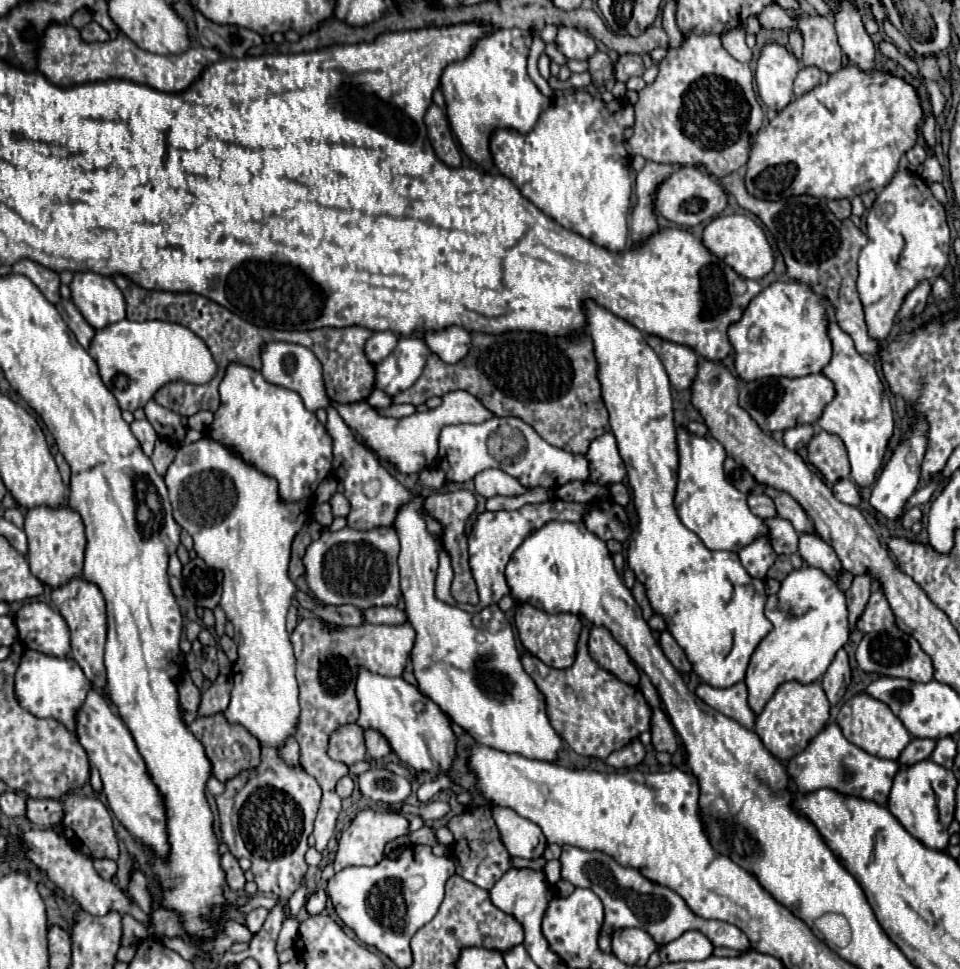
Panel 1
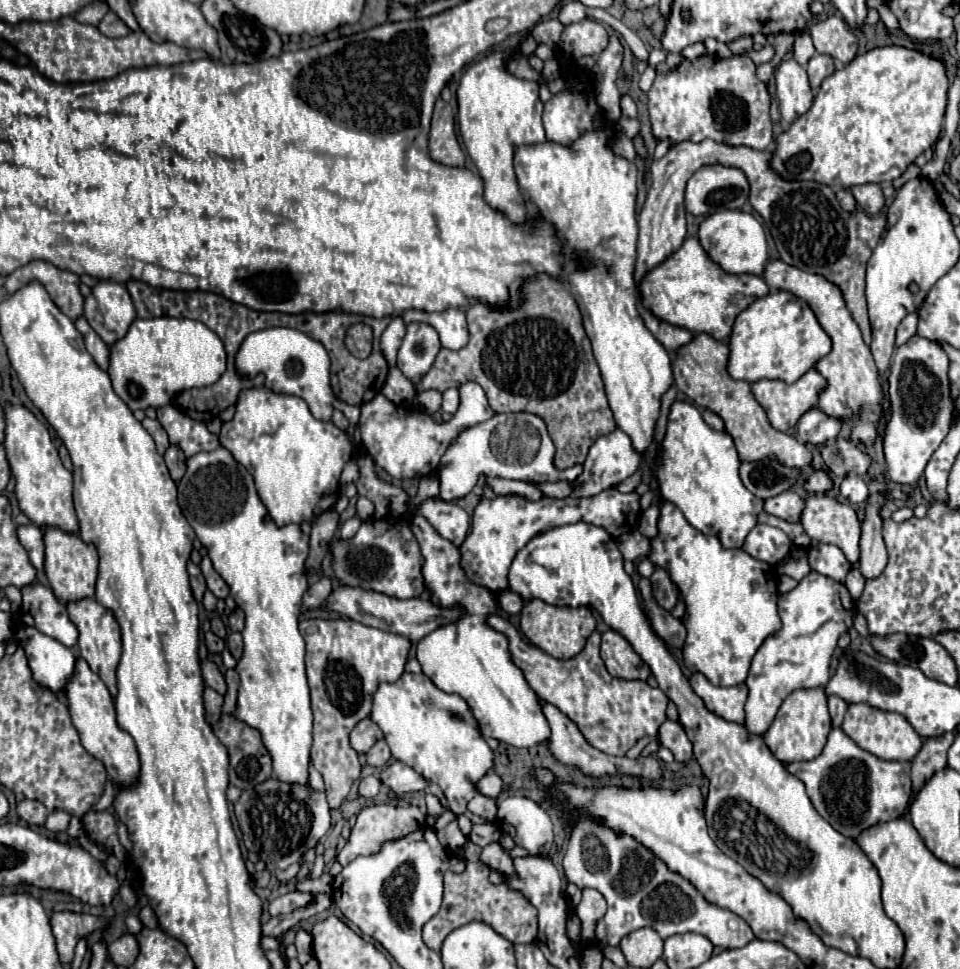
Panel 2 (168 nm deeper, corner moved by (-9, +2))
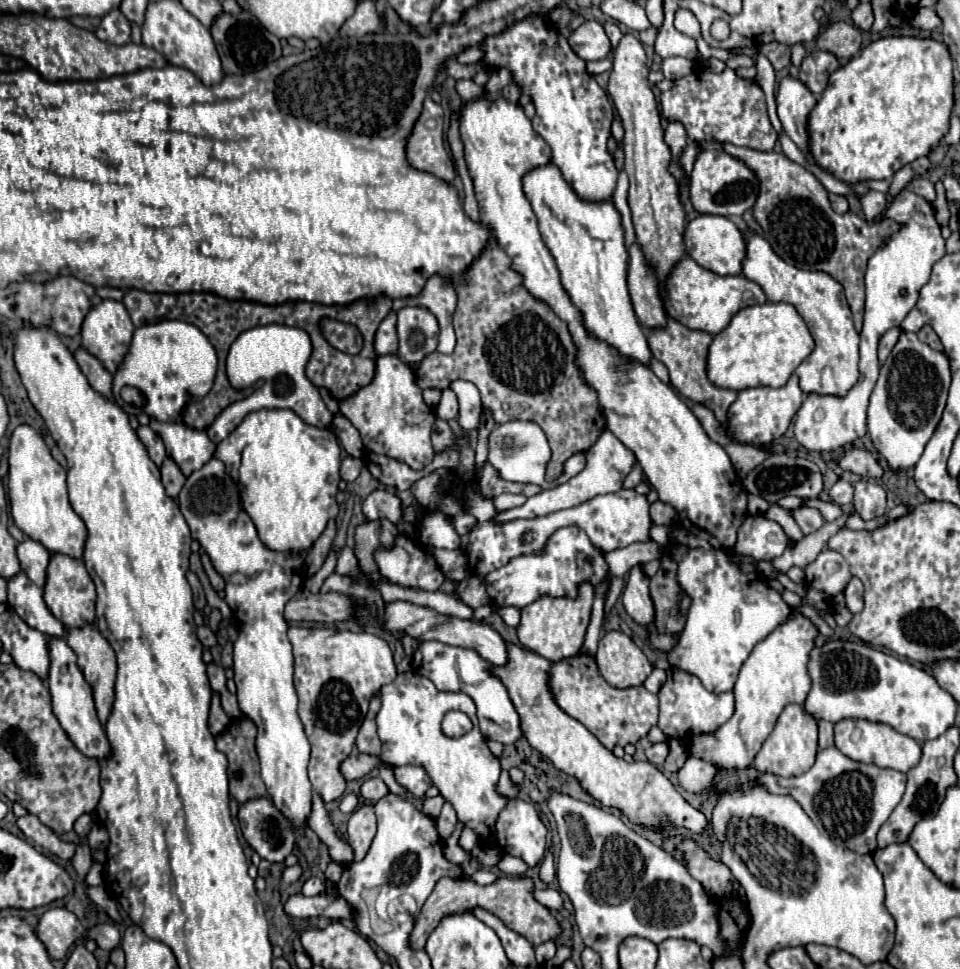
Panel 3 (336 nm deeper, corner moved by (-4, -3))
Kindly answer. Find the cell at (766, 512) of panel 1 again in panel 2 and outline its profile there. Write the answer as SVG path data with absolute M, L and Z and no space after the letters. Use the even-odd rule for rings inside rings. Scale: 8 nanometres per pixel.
M785 491L777 497L765 499L765 511L771 515L777 515L789 523L799 523L803 509L805 509L805 501L793 491Z

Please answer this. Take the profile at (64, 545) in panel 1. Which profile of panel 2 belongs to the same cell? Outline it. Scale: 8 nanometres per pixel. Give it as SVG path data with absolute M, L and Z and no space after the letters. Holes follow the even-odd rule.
M45 527L45 573L55 597L67 605L71 601L81 601L95 595L97 581L97 553L93 545L87 545L79 535L63 533L57 527Z

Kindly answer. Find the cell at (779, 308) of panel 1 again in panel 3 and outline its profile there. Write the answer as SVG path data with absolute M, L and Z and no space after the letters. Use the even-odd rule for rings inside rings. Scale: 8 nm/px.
M756 304L740 310L732 322L714 336L708 350L708 378L720 388L744 390L752 386L780 388L814 350L814 338L792 304Z

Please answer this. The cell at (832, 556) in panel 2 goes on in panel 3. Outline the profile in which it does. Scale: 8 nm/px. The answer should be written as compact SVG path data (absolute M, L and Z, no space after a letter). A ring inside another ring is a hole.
M822 550L818 558L810 562L804 570L806 570L806 584L810 588L828 592L830 596L840 594L850 580L846 560L834 550Z

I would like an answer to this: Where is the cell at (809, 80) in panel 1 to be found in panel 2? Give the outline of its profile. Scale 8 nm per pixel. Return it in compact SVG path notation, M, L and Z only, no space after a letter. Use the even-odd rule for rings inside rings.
M813 55L809 59L809 65L807 65L807 75L809 75L809 83L811 83L811 89L813 93L819 91L819 85L825 77L833 75L835 71L835 63L833 63L833 57L829 55Z

